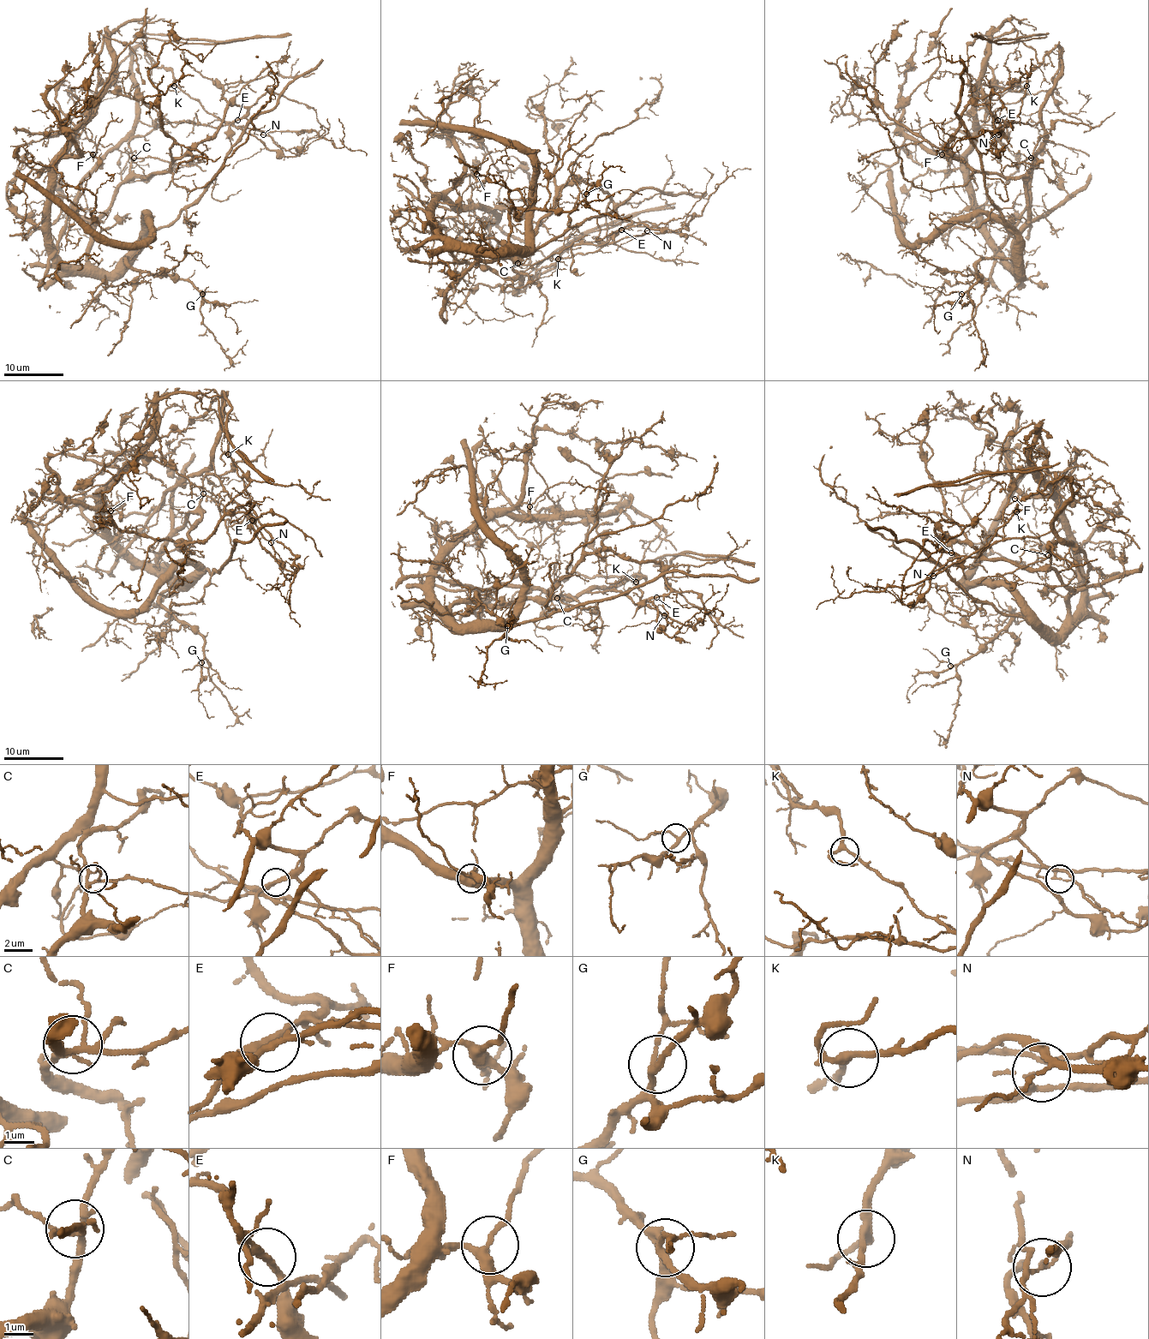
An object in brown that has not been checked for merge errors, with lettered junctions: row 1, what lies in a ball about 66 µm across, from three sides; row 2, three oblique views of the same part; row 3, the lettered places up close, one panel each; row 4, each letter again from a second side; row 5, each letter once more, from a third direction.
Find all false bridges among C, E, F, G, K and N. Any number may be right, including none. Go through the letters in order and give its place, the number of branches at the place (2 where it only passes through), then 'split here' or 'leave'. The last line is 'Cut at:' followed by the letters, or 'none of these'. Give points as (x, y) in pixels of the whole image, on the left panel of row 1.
C: place (134, 158); branches 5; leave
E: place (237, 120); branches 2; split here
F: place (92, 154); branches 3; leave
G: place (202, 294); branches 3; leave
K: place (174, 86); branches 3; leave
N: place (263, 134); branches 5; split here
Cut at: E, N

